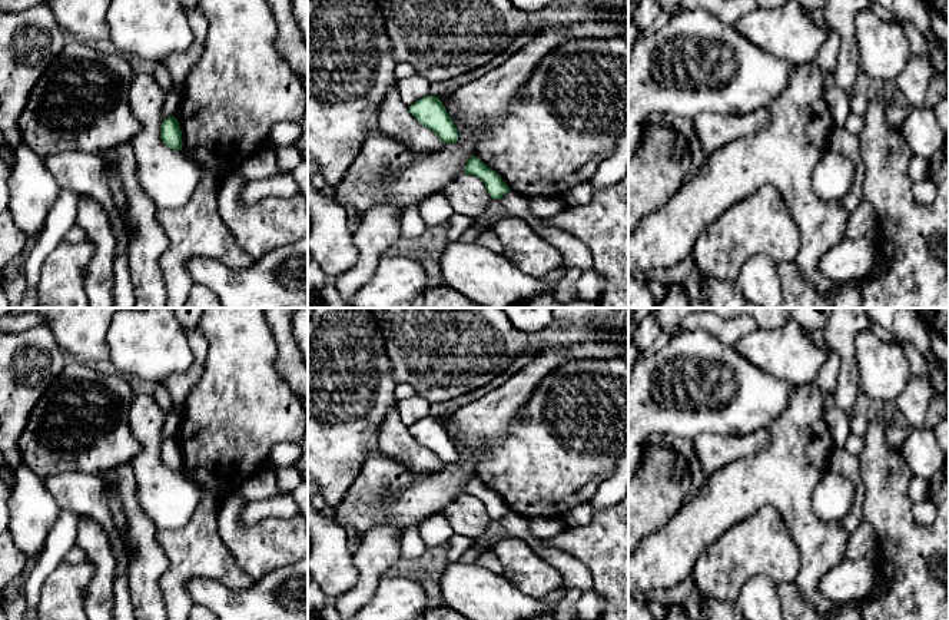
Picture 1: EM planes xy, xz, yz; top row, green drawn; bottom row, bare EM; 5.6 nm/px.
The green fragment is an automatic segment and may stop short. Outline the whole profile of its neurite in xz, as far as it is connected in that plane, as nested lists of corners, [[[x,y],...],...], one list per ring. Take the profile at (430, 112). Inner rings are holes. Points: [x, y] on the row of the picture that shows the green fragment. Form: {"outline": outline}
{"outline": [[[428,95],[417,100],[409,106],[409,113],[432,130],[442,143],[458,142],[458,130],[438,97]]]}

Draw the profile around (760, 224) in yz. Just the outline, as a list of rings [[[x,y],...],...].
[[[761,185],[700,232],[693,258],[704,276],[736,282],[749,258],[766,255],[780,265],[793,262],[799,249],[800,229],[782,195]]]

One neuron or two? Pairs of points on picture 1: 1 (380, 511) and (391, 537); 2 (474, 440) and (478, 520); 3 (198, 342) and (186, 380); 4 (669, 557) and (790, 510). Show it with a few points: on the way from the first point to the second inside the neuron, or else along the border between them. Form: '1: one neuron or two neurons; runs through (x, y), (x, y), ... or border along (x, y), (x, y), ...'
1: two neurons; border along (401, 531), (391, 526), (374, 526), (364, 536)
2: two neurons; border along (464, 494), (458, 496), (443, 511)
3: one neuron; runs through (198, 351), (198, 367), (195, 371)
4: one neuron; runs through (699, 527), (729, 497), (760, 497)

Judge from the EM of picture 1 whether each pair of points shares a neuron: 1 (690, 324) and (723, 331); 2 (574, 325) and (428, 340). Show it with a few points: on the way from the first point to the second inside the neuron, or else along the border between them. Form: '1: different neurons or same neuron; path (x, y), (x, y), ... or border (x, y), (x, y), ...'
1: same neuron; path (699, 324), (714, 324)
2: same neuron; path (538, 341), (464, 340)

